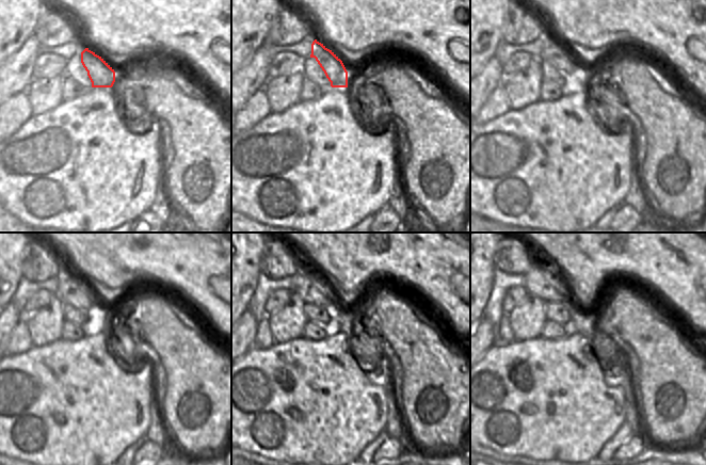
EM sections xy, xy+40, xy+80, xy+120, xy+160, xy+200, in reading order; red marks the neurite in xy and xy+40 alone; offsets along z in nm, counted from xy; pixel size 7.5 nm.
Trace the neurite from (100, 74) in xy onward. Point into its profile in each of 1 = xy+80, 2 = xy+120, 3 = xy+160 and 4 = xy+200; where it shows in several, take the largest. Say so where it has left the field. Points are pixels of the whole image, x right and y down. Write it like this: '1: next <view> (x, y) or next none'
1: next xy+80 (554, 52)
2: next xy+120 (70, 290)
3: next xy+160 (303, 283)
4: next xy+200 (536, 282)

